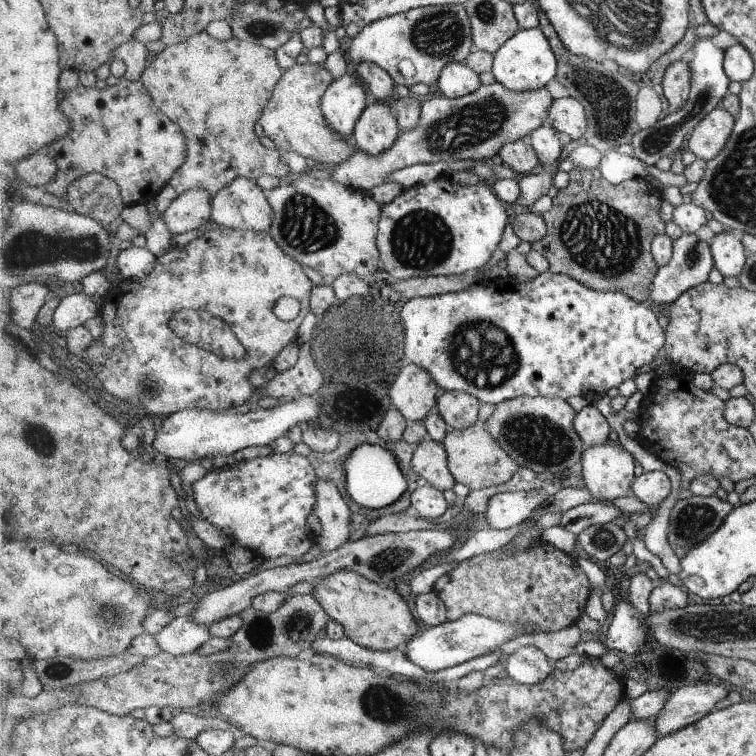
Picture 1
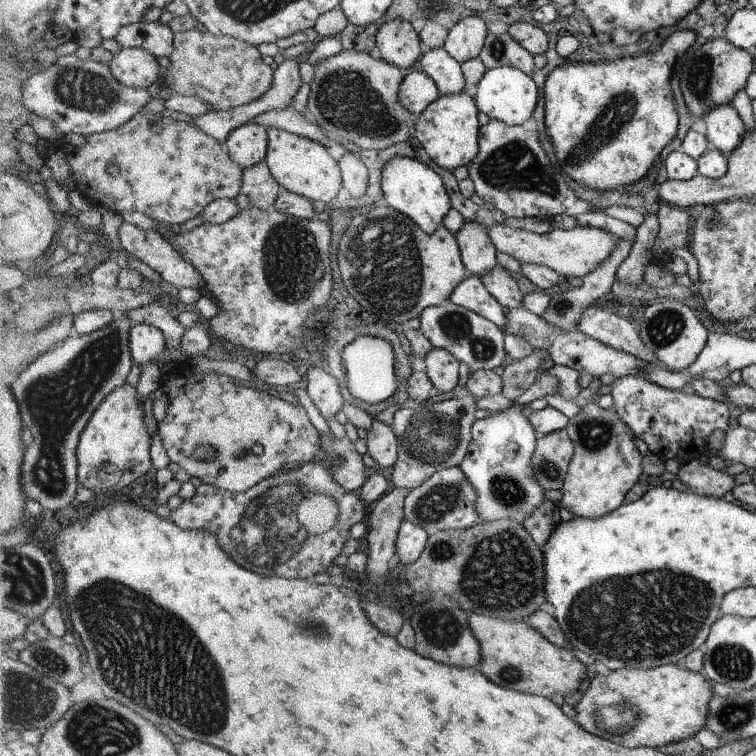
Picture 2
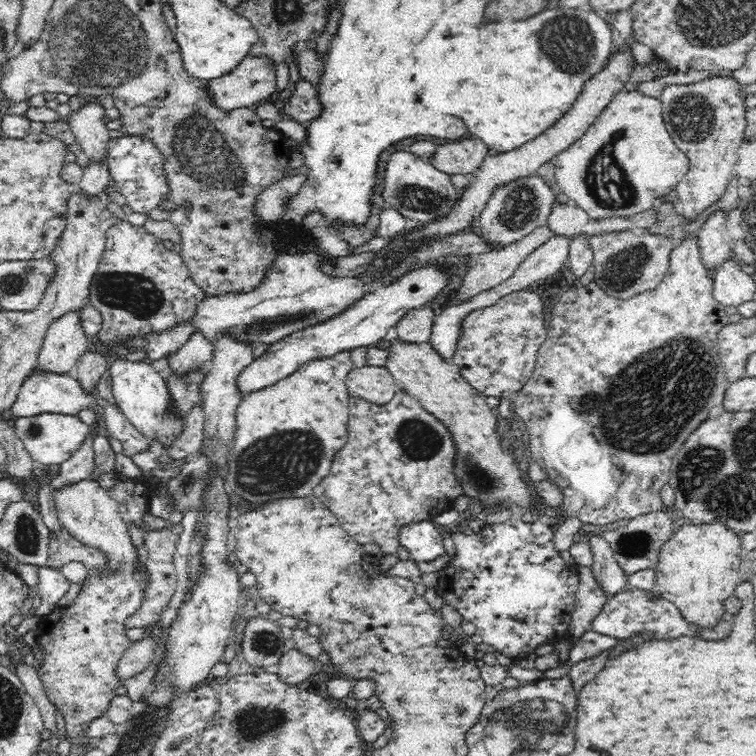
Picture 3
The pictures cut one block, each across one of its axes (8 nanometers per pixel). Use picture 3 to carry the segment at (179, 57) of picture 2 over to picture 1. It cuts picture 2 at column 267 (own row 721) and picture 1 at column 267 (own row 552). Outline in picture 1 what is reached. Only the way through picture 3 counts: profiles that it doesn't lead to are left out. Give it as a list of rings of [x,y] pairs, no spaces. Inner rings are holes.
[[[307,61],[286,69],[273,90],[273,98],[265,106],[258,122],[282,152],[297,152],[311,159],[316,167],[336,168],[349,160],[356,150],[348,139],[337,133],[328,123],[322,110],[322,98],[333,82],[333,76],[320,63]]]

